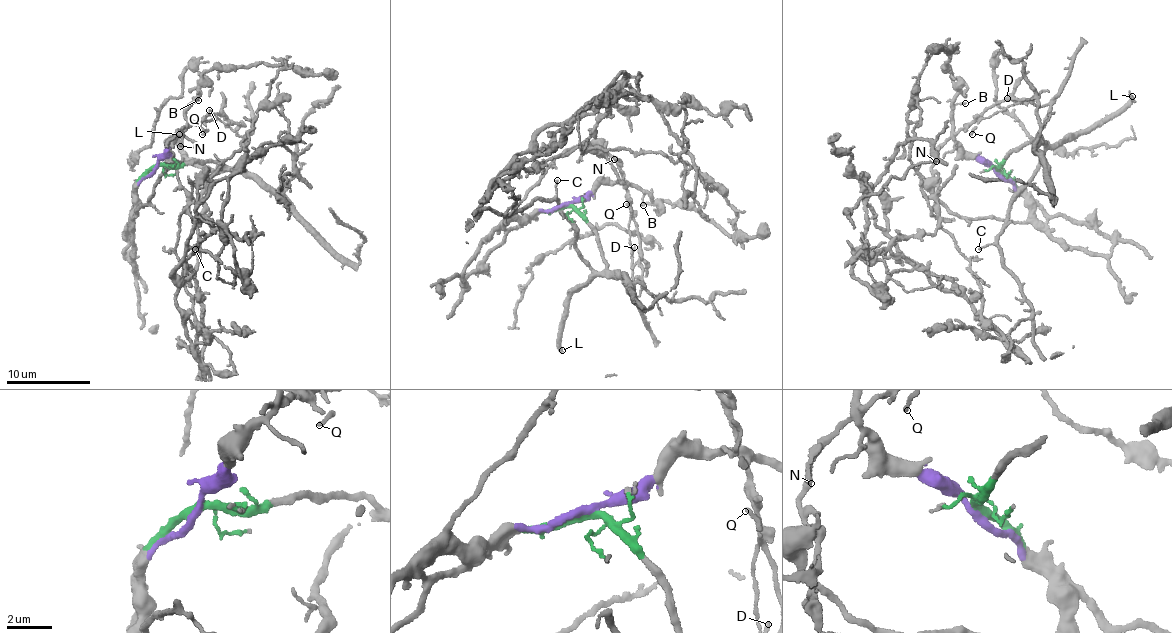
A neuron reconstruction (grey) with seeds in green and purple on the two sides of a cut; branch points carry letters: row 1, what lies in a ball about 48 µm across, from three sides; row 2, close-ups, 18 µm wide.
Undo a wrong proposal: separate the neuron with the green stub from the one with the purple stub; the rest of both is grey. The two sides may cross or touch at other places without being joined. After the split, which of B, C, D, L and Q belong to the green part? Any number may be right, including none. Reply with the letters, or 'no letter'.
C, D, L, Q

